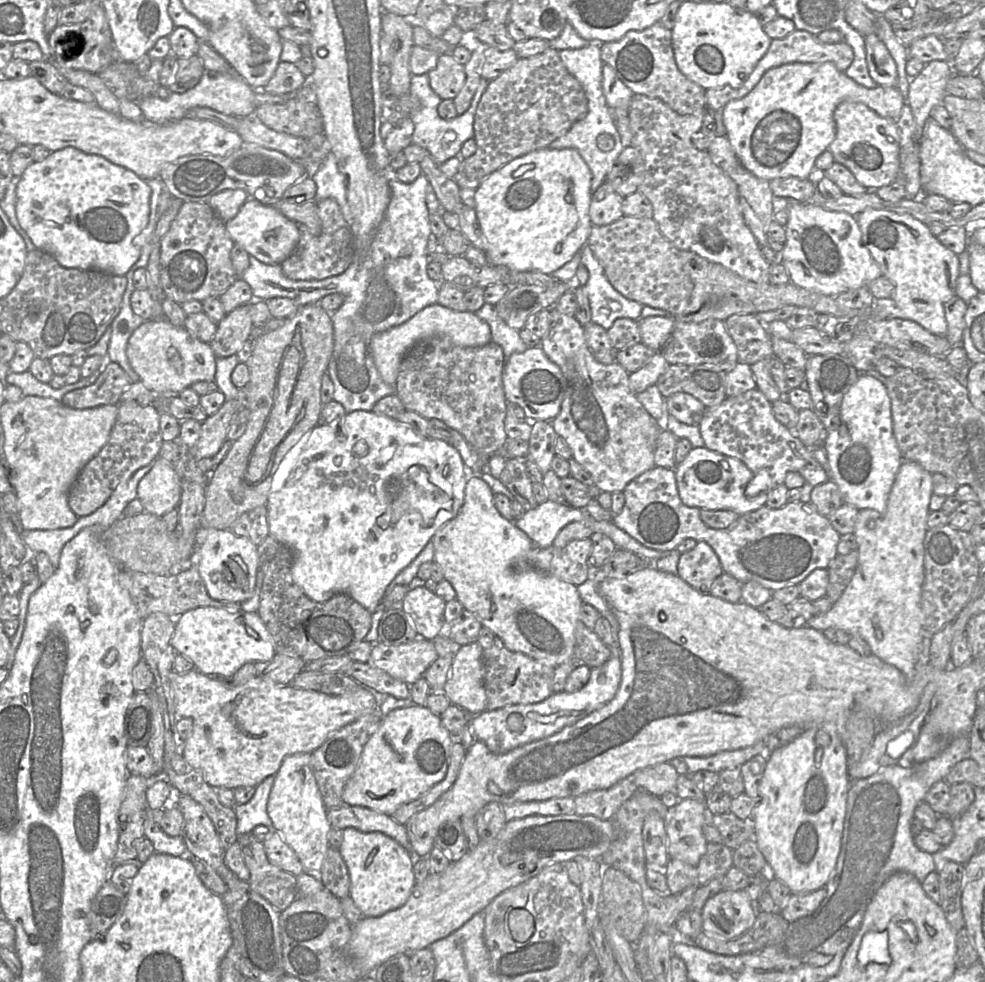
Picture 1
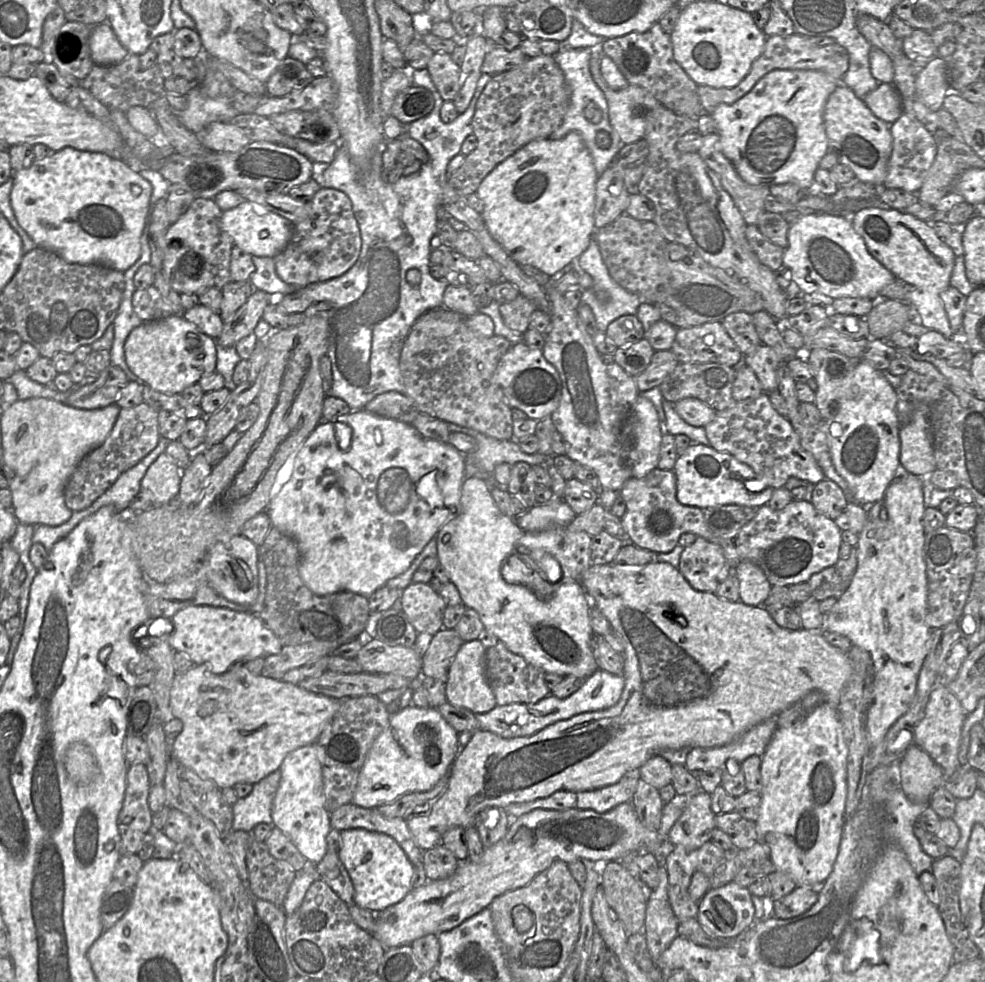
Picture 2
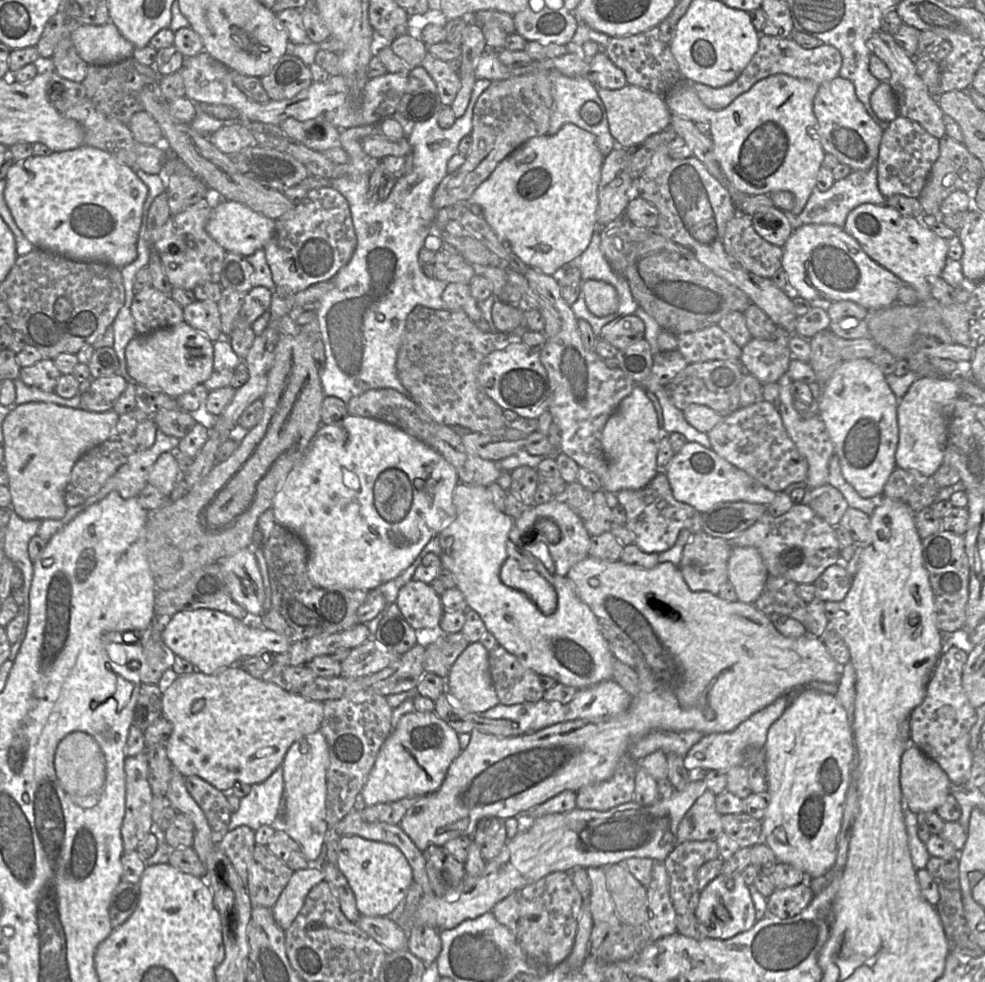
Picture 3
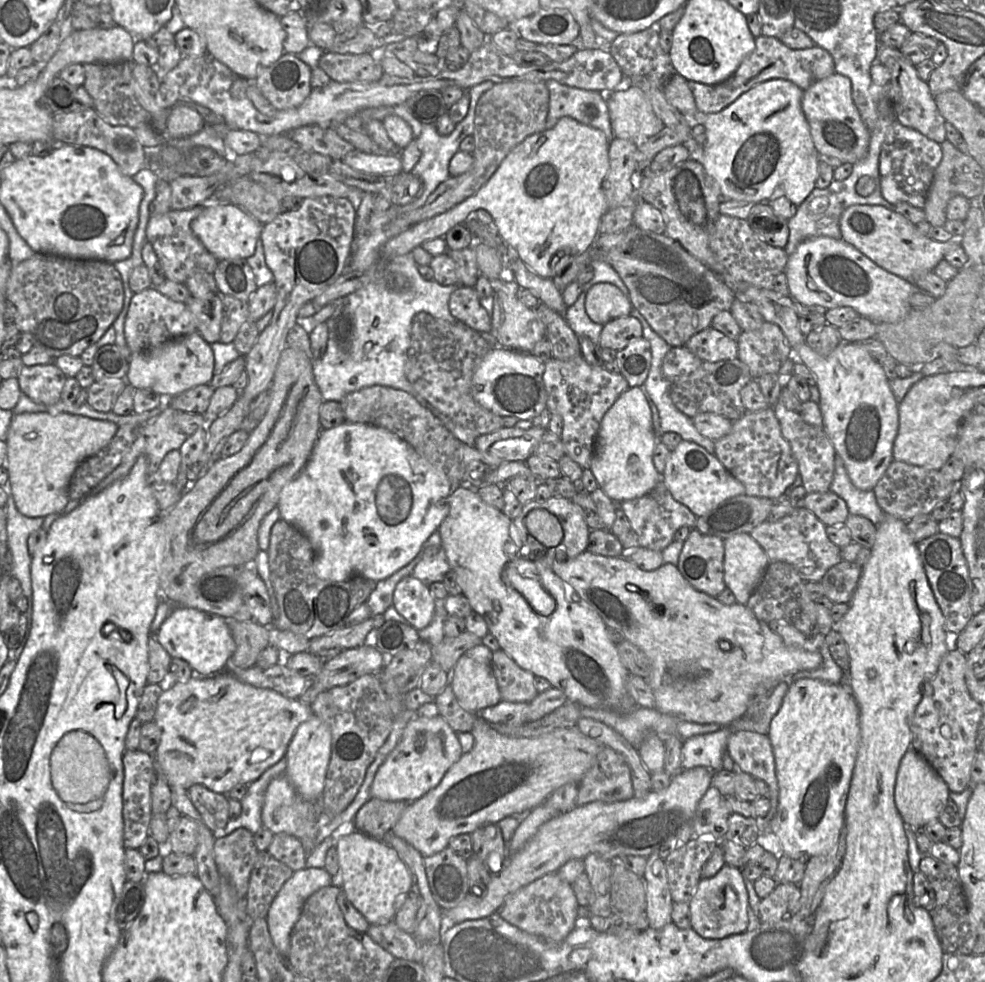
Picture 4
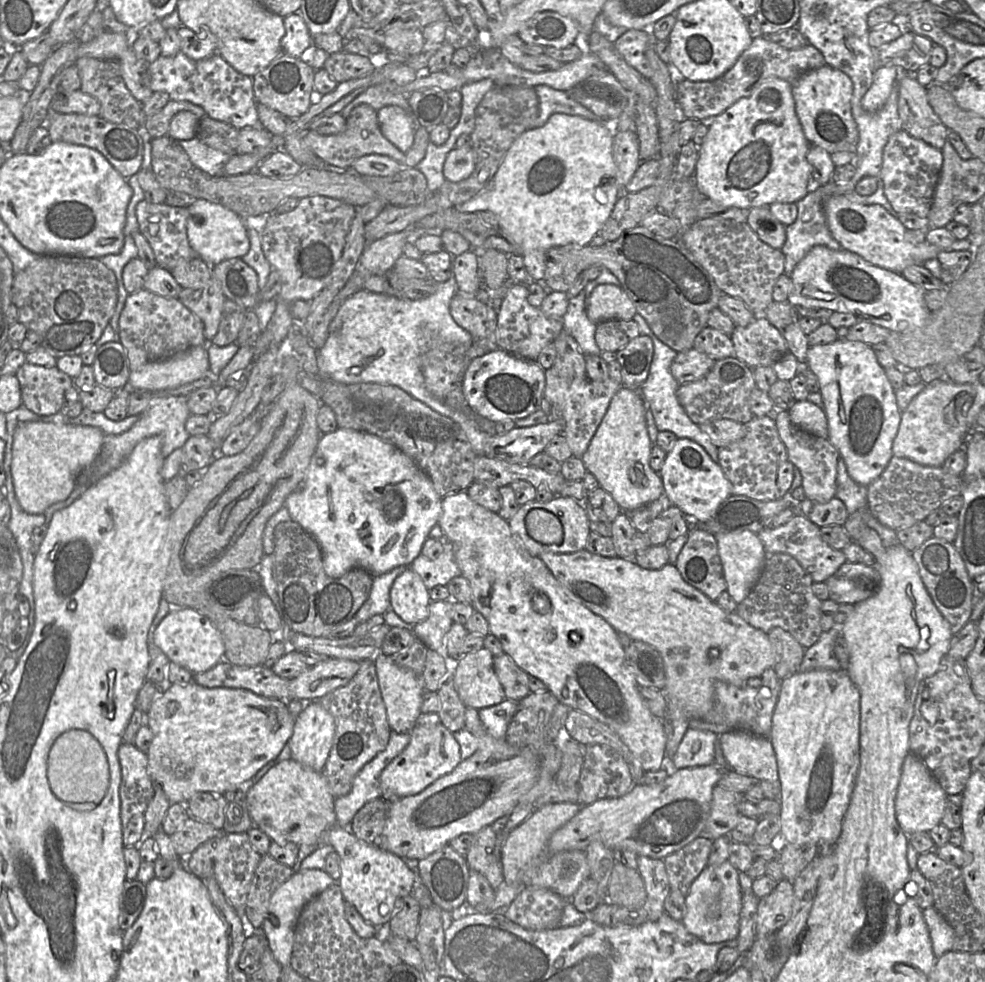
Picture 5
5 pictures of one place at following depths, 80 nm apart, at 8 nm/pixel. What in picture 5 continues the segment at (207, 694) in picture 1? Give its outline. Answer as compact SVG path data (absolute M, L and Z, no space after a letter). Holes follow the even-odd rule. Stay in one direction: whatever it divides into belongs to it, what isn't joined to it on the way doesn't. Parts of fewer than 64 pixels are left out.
M194 681L166 683L146 713L146 724L153 738L147 755L147 771L171 804L187 803L197 792L223 794L251 779L264 765L276 758L293 733L296 717L281 700L267 698L245 689L206 688Z

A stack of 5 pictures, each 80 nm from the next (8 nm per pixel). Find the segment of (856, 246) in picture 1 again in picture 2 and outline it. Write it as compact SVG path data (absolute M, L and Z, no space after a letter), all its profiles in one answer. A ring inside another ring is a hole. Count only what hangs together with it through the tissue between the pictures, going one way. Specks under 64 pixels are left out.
M813 213L790 225L783 265L791 272L802 294L819 293L833 299L859 297L879 300L881 290L896 281L895 275L868 251L864 239L853 228L848 216Z

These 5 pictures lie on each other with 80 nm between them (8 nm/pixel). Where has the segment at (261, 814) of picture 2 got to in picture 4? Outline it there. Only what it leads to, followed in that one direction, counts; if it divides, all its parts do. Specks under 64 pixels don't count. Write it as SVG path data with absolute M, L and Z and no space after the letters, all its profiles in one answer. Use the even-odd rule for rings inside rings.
M286 755L248 785L246 794L239 801L241 813L236 818L229 818L225 828L219 833L214 833L215 838L228 835L241 827L248 829L253 834L261 829L263 826L261 814L266 790L269 783L282 774L286 774Z

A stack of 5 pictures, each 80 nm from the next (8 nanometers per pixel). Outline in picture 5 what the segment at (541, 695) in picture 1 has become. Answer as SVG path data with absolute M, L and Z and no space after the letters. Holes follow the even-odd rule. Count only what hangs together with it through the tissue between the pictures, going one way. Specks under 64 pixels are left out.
M506 653L494 656L495 673L504 689L505 699L519 702L531 693L529 675Z

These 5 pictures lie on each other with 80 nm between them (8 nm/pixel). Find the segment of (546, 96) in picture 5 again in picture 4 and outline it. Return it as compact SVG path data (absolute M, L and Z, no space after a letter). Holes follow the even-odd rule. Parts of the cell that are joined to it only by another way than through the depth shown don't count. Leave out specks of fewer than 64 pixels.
M553 79L545 82L550 96L546 130L552 129L562 117L570 117L603 131L609 143L613 141L615 135L604 93L571 87ZM590 106L598 109L598 114L594 118L590 118L586 113L586 109Z

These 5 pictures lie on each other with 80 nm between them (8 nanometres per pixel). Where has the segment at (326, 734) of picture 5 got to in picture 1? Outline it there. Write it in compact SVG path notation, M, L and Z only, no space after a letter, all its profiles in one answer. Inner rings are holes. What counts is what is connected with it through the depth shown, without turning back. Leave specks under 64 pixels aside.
M296 753L285 758L276 773L268 799L267 813L272 821L272 830L280 833L294 850L304 872L318 875L329 848L328 834L332 826L311 768L311 753Z

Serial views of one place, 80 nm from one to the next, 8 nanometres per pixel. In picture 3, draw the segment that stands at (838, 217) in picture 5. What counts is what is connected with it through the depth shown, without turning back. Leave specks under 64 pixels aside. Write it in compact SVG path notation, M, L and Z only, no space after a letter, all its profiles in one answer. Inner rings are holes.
M862 204L856 207L848 214L843 229L857 240L872 260L891 271L904 283L913 286L917 291L919 302L926 302L931 298L931 284L935 278L940 277L948 259L947 240L920 224L916 218L903 216L888 205Z

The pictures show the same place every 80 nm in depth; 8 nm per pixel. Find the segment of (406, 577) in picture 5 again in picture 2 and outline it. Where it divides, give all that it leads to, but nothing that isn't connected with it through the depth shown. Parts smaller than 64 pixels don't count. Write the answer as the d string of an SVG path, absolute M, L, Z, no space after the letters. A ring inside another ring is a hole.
M411 583L400 597L402 610L420 637L431 637L443 629L447 604L428 583Z

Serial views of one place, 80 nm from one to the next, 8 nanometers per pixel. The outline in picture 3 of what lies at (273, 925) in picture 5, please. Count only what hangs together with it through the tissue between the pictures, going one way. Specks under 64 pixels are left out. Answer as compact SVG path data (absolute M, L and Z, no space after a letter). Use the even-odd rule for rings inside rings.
M306 868L293 872L276 904L271 908L275 921L284 931L299 914L310 890L323 880L324 873L320 869Z

